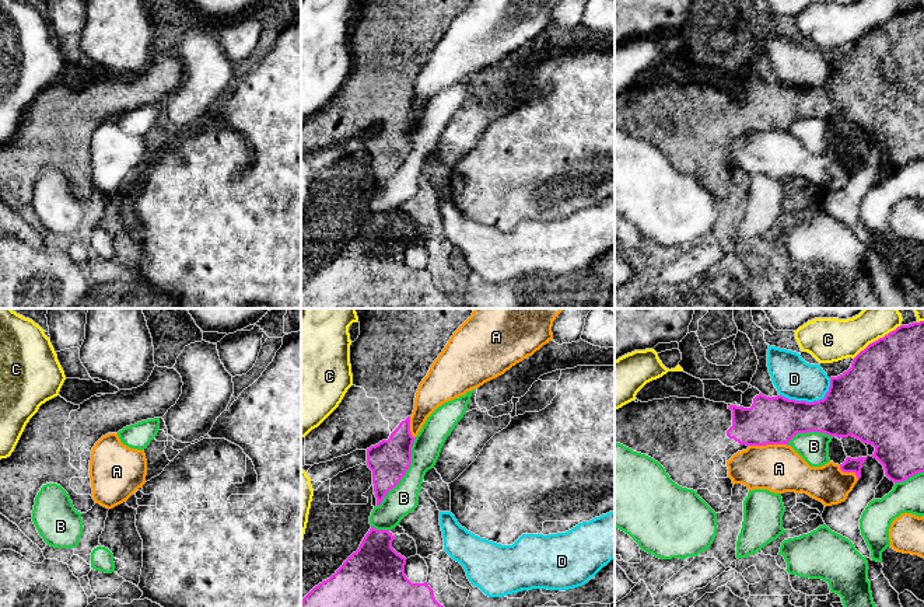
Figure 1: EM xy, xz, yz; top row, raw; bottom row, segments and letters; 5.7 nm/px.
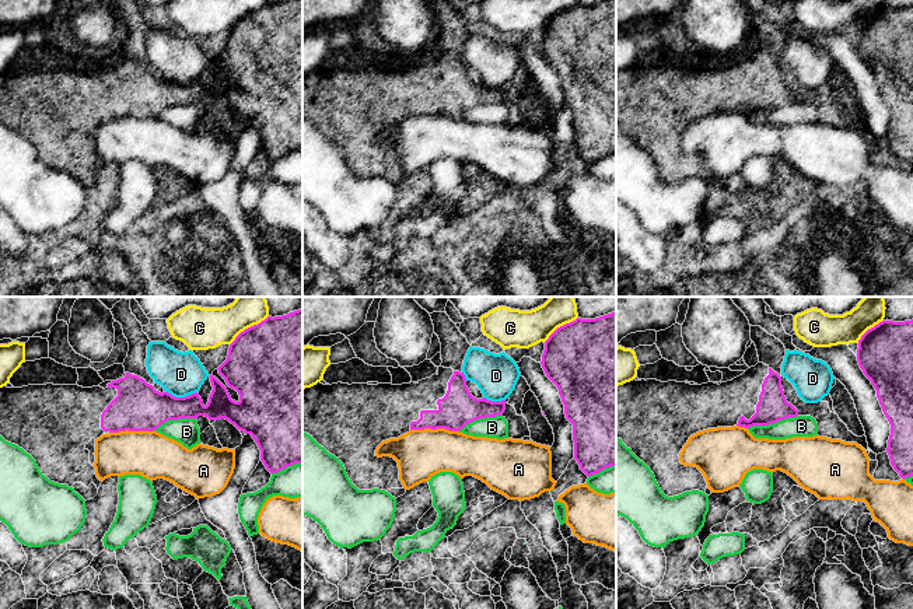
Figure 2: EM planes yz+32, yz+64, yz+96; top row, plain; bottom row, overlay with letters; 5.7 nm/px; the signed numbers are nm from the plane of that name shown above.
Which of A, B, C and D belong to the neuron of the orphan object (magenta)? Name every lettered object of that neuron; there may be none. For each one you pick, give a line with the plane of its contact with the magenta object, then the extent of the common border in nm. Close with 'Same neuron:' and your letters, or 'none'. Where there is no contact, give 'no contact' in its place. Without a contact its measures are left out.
Same neuron: none

